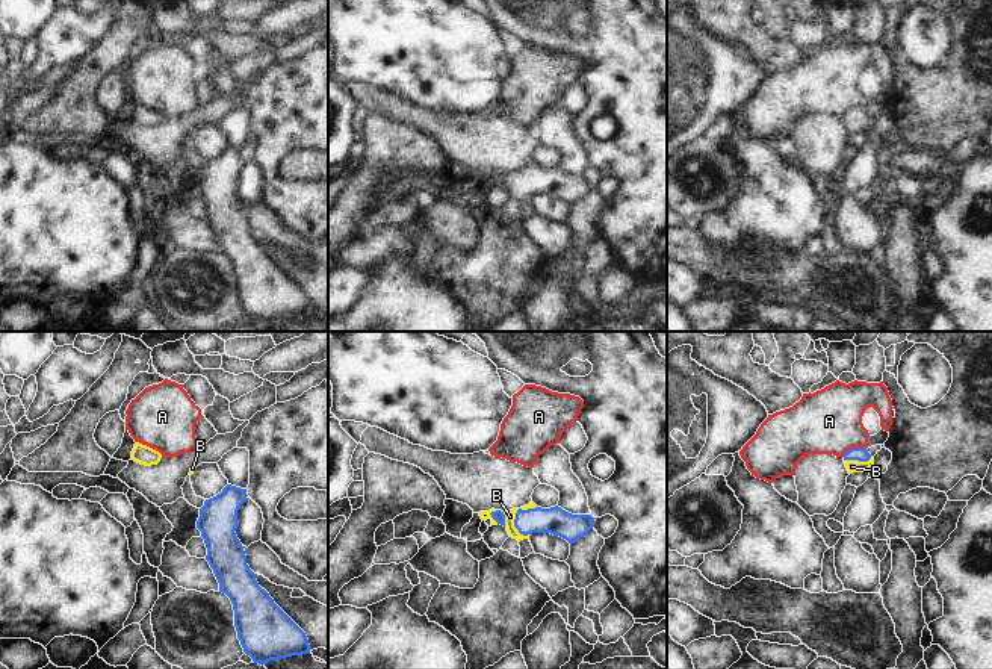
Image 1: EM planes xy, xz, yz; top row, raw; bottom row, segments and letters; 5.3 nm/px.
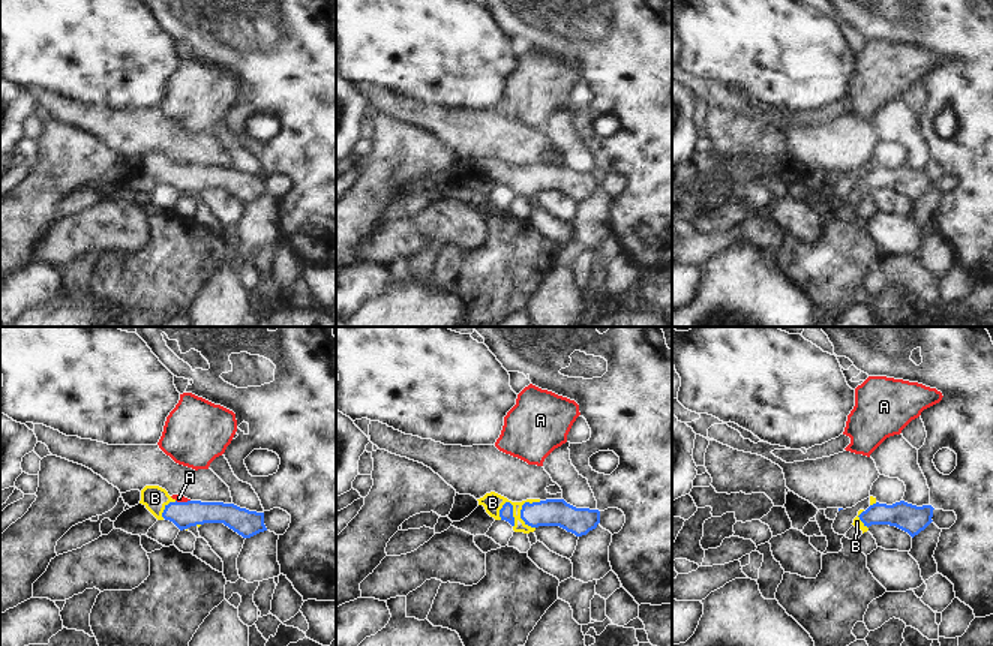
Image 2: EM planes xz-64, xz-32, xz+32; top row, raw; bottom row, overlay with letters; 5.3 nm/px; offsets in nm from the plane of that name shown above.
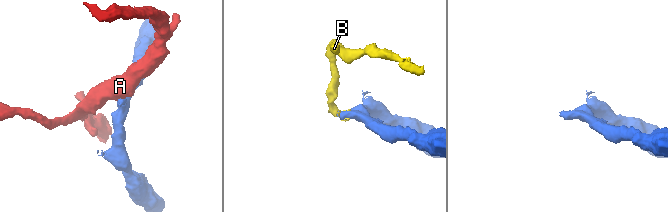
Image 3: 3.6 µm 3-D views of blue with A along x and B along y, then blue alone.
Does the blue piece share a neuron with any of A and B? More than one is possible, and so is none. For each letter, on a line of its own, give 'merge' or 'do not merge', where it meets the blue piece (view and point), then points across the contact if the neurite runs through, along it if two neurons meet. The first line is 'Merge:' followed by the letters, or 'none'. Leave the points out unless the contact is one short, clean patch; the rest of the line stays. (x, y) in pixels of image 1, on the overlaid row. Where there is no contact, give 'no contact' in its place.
Merge: B
A: do not merge | yz (853, 448) | along yz (865, 447), (852, 447), (843, 456)
B: merge | xz (516, 515) | across xz (555, 521), (516, 515), (510, 516)

